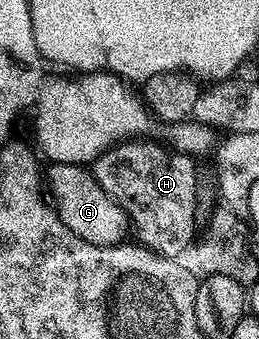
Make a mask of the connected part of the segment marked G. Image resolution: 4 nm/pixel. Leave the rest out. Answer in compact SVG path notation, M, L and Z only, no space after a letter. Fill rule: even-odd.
M52 164L47 167L46 180L50 186L52 184L51 197L60 212L60 219L66 228L70 228L70 232L74 232L74 236L95 246L118 246L125 241L124 233L130 230L128 215L100 187L91 169L83 165Z

